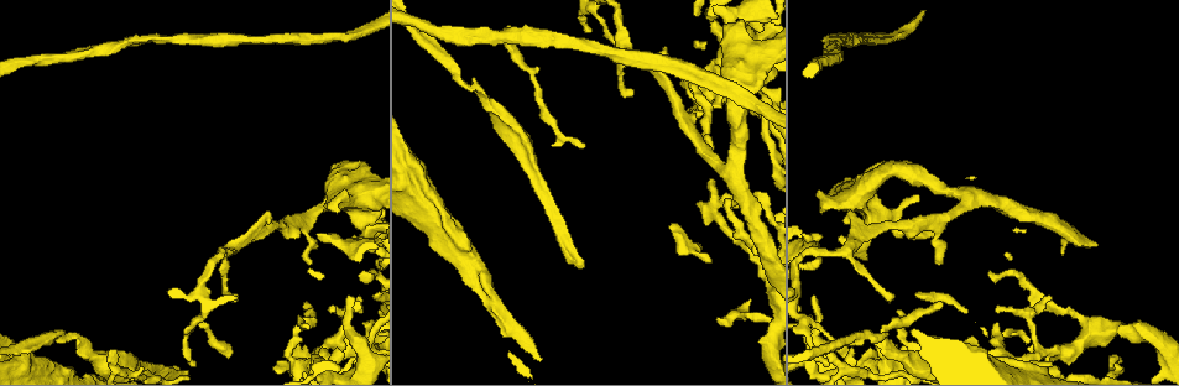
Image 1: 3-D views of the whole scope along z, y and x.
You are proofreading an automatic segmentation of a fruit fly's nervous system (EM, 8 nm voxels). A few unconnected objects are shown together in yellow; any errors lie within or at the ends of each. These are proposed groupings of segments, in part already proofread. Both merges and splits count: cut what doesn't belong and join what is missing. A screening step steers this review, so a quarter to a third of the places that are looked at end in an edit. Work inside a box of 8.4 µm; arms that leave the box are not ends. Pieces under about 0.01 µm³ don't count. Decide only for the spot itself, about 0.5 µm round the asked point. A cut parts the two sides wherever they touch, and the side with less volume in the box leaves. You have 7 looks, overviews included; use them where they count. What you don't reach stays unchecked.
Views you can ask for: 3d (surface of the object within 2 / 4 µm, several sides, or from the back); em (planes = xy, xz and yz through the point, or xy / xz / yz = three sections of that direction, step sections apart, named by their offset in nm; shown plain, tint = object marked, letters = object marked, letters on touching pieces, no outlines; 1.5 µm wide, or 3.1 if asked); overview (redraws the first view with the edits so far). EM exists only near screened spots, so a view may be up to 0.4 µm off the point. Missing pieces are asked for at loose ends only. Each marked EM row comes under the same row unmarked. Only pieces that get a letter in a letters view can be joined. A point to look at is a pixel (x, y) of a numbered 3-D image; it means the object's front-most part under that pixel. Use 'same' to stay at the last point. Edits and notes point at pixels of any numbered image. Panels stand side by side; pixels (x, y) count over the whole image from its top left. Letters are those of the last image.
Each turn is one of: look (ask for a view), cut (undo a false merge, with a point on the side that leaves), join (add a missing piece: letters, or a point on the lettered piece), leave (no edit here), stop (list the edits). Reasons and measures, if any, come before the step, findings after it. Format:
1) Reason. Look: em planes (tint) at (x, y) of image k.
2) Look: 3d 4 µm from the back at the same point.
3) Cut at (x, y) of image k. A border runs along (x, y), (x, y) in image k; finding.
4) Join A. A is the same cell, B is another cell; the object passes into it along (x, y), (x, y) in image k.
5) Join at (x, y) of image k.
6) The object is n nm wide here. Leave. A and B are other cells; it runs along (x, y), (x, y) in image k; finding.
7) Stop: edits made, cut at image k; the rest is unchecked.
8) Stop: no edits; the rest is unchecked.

Abrupt turn. Look: em 3.1 µm planes (letters) at (685, 83) of image 1.

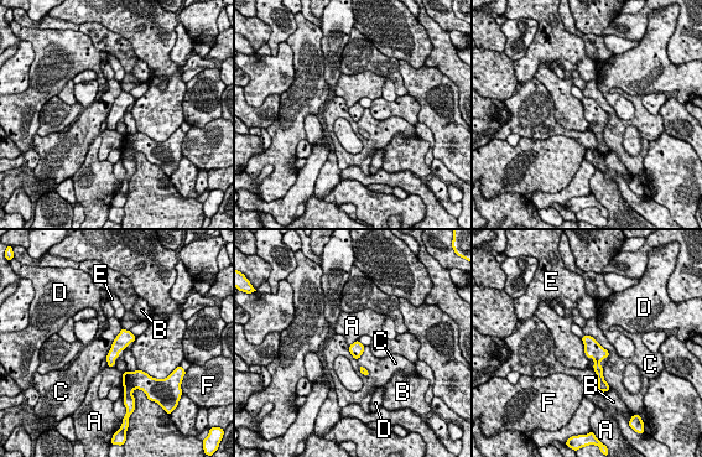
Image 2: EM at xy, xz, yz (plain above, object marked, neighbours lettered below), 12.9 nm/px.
Leave. A, B, C, D, E and F are other cells; a border runs along (121, 328), (105, 357) in image 2; continuous, no second neuron.

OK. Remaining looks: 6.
Branch point. Look: em planes (letters) at (944, 220) of image 1.

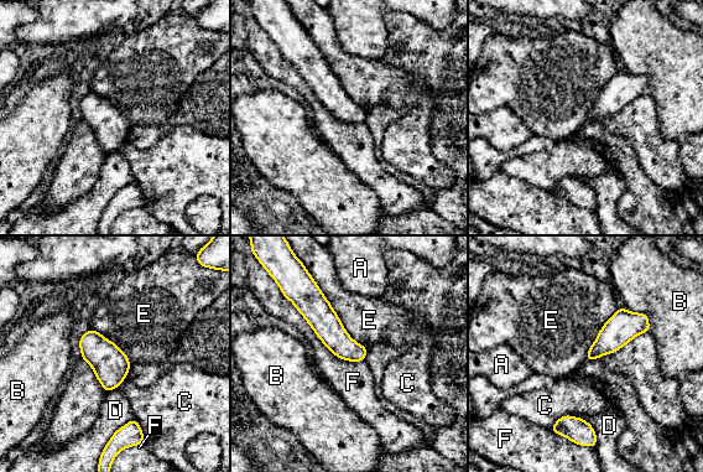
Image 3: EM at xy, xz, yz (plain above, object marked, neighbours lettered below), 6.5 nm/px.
The object is 90 nm wide here; the longest contact is with F, 650 nm. Leave. A, B, C, D, E and F are other cells; continuous, no second neuron.

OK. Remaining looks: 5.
Stop: no edits; the rest is unchecked.

